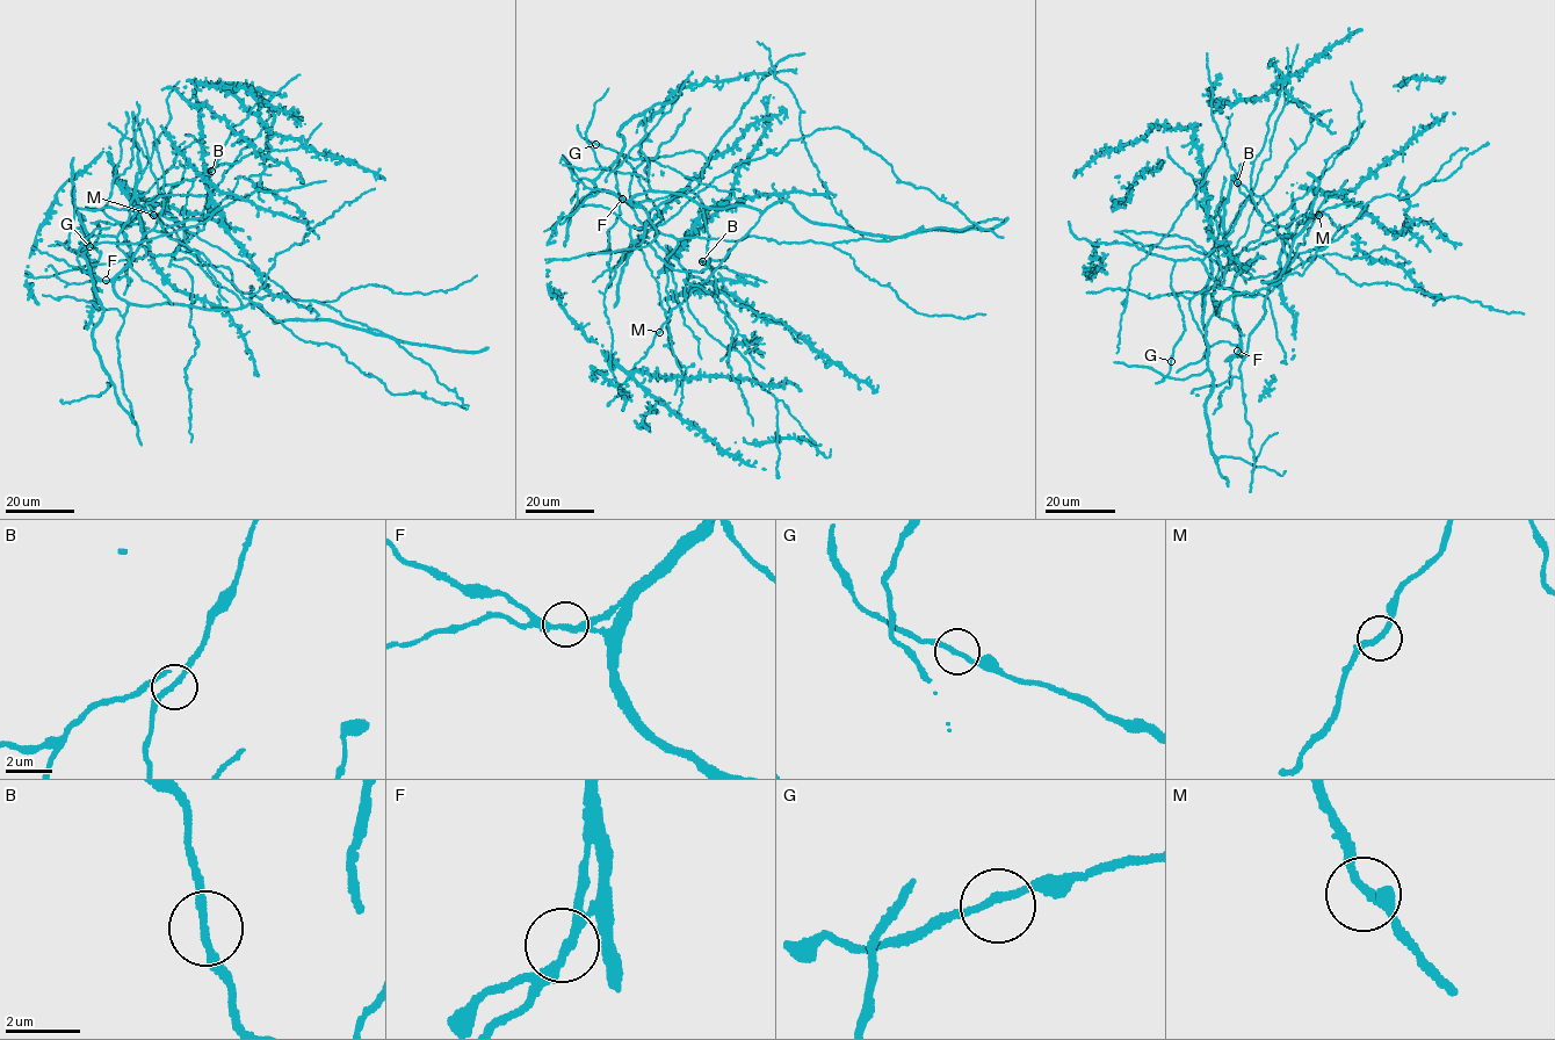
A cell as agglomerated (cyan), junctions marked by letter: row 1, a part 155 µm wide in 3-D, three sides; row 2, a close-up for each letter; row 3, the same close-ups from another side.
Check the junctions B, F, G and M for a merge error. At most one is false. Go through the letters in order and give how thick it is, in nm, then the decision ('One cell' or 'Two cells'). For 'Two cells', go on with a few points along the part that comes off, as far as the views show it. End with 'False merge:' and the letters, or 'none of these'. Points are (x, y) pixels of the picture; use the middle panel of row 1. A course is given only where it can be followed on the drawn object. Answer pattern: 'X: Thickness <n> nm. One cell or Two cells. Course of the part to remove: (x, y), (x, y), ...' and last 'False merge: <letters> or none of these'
B: Thickness 200 nm. One cell
F: Thickness 200 nm. Two cells. Course of the part to remove: (622, 199), (597, 189), (577, 206), (655, 229), (740, 161), (839, 128), (902, 181), (1004, 237)
G: Thickness 190 nm. One cell
M: Thickness 200 nm. One cell
False merge: F

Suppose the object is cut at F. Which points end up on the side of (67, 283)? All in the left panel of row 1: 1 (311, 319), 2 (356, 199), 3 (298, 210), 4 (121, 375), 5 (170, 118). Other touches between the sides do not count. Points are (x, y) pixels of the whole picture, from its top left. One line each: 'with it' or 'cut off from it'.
1: cut off from it
2: with it
3: cut off from it
4: cut off from it
5: with it

